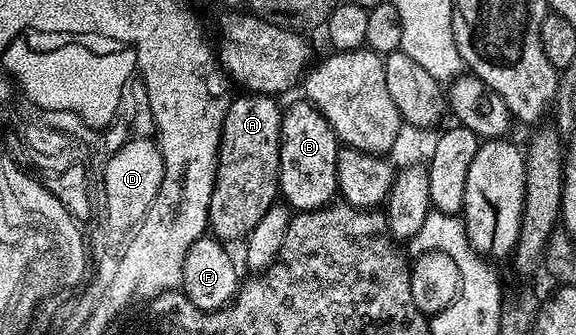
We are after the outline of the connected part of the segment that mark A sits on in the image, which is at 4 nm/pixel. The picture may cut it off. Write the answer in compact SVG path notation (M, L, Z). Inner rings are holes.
M239 93L227 104L219 138L215 184L207 210L209 231L220 241L246 240L248 233L280 198L279 146L284 112L269 95Z

